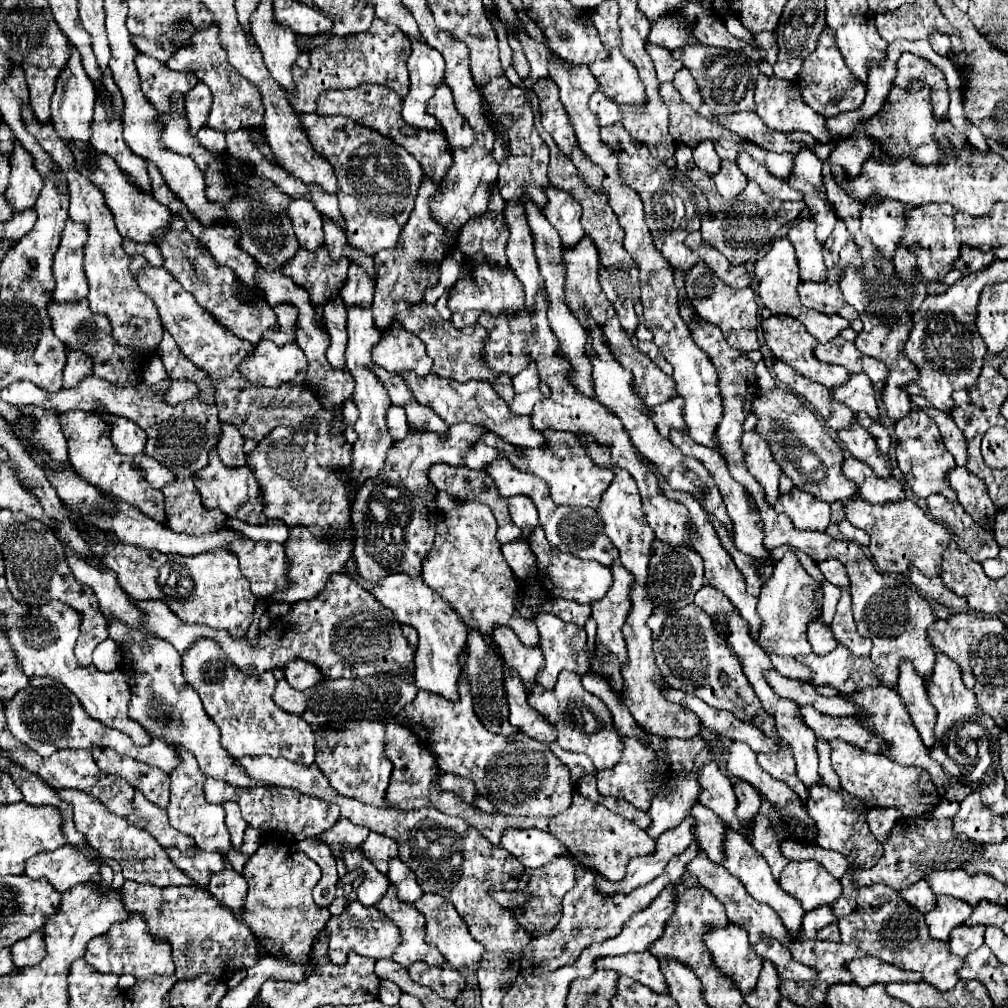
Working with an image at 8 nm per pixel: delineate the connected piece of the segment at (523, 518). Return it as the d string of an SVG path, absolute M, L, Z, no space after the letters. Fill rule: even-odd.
M528 496L508 498L508 508L510 508L510 516L512 516L514 524L522 530L522 538L528 538L532 528L540 526L536 506L532 504L532 500Z

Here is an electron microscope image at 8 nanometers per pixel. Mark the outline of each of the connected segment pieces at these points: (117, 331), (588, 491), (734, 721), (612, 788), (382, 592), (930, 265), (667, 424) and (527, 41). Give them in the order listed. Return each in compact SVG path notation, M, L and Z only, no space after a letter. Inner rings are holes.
M24 104L22 118L24 118L26 128L34 134L36 142L42 146L42 150L66 172L68 188L70 188L68 216L76 222L88 224L90 236L84 246L84 272L86 272L88 286L90 286L88 304L90 304L92 312L108 314L108 318L112 320L112 328L114 328L112 334L116 336L116 342L132 344L136 348L136 362L142 364L142 362L146 362L146 358L150 358L154 354L158 342L162 340L162 324L158 318L156 304L148 298L148 294L144 294L140 290L138 282L134 280L134 274L130 270L132 256L124 254L124 250L122 250L122 236L116 232L112 212L108 212L104 194L76 168L74 152L70 152L66 142L60 140L60 136L56 136L56 130L52 128L50 120L48 120L48 124L46 122L40 124L36 120L36 116L32 116L30 104Z
M544 430L546 444L538 448L516 448L516 452L510 452L510 462L520 468L522 472L530 472L538 478L542 478L552 492L552 500L558 506L588 506L596 508L600 502L600 496L614 480L612 468L600 468L598 464L592 464L592 458L588 456L588 450L580 442L580 438L572 432L558 432L558 430Z
M664 686L662 692L666 694L668 700L672 700L672 702L680 704L682 708L688 708L694 714L698 714L702 726L706 730L718 734L718 736L724 736L724 738L730 738L730 740L738 740L738 742L746 742L754 752L760 752L760 750L762 752L772 752L776 748L772 738L764 736L760 730L756 730L756 726L736 718L728 710L712 708L704 700L700 700L696 696L690 696L690 694L682 692L682 690L674 690L670 686Z
M620 734L620 742L624 744L622 760L614 768L598 772L598 792L602 796L612 796L616 800L626 800L638 810L648 812L652 798L658 794L658 788L666 776L656 776L656 752L652 752L642 738Z
M396 574L396 576L386 576L384 580L380 580L380 584L368 584L366 580L360 580L360 584L364 584L364 588L370 588L370 592L386 608L392 610L394 618L400 624L408 624L416 628L420 636L418 650L414 656L414 664L416 664L414 674L416 674L418 688L430 690L448 700L456 700L456 680L460 674L458 654L468 636L468 628L460 624L460 618L456 616L456 612L452 614L452 608L448 608L448 604L444 604L444 600L440 600L440 596L436 596L436 592L432 592L422 578L408 580L408 576Z
M942 204L942 210L938 210L938 206L930 212L920 212L920 210L912 210L908 212L908 226L904 230L904 242L916 246L918 250L918 268L922 278L926 278L928 282L938 282L940 278L944 278L952 268L954 262L960 256L960 236L958 230L954 226L954 216L952 216L952 206L950 204Z
M676 396L676 398L670 398L658 406L652 406L648 408L648 414L650 418L654 420L658 432L668 438L668 432L672 428L678 428L678 430L686 430L684 428L684 420L680 416L680 408L682 408L682 400Z
M518 32L516 38L522 44L524 54L528 58L528 64L530 64L530 74L528 74L528 78L524 78L524 86L530 88L536 80L548 76L548 68L546 68L548 52L544 52L544 48L540 48L540 44L536 44L536 40L526 36L526 32Z

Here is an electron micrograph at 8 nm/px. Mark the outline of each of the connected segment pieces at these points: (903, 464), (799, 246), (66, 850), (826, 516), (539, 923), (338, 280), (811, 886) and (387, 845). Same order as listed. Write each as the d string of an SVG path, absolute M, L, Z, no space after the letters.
M910 412L904 420L896 424L896 438L898 438L898 446L896 446L898 468L902 470L912 492L918 498L928 498L930 494L942 494L948 500L956 500L956 492L946 482L946 472L956 464L952 454L944 448L936 422L926 412Z
M804 220L794 224L788 230L788 238L796 250L800 280L820 282L826 276L826 266L822 260L822 244L814 236L812 220Z
M62 846L54 852L40 852L26 860L26 874L30 878L46 878L58 892L66 892L76 884L90 880L98 872L98 850L84 846Z
M792 488L778 500L778 510L784 512L798 530L824 532L830 524L830 504L816 500L810 492Z
M556 856L552 862L540 868L526 868L524 874L520 876L520 886L518 888L528 888L532 892L532 900L524 904L520 912L516 912L518 924L532 936L542 936L544 932L552 932L552 928L560 922L560 912L562 912L562 898L568 890L574 888L574 860L568 856Z
M322 244L314 252L300 246L296 254L282 264L280 270L298 286L302 286L310 294L310 302L316 306L326 304L332 300L332 296L340 294L348 266L350 264L346 258L334 260L328 248Z
M814 860L790 862L780 874L780 888L800 900L804 912L812 912L818 906L830 904L842 892L840 880L820 868Z
M370 832L366 842L362 844L362 850L366 854L366 858L382 872L388 872L388 858L398 854L398 844L396 840L392 840L390 836L378 834L378 832Z

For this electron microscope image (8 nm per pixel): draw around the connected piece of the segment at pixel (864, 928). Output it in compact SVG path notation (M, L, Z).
M866 886L858 888L858 904L850 916L838 920L842 942L854 944L858 950L868 956L890 962L902 970L920 972L922 980L936 990L950 990L958 982L958 968L964 964L958 956L948 956L948 944L932 940L928 936L928 926L920 912L914 912L912 906L904 904L902 896L888 886Z

